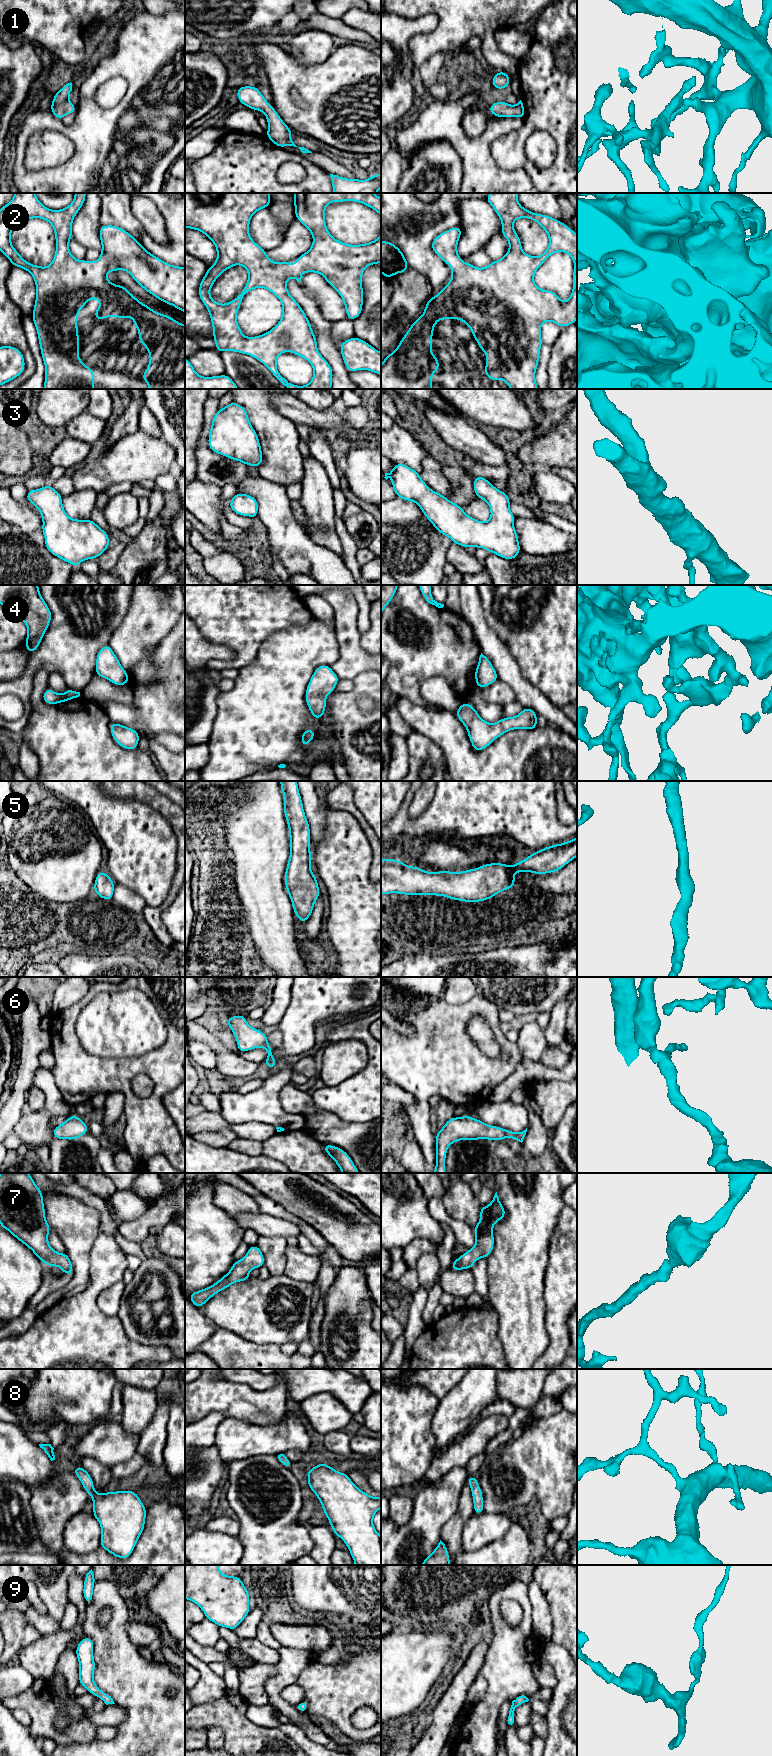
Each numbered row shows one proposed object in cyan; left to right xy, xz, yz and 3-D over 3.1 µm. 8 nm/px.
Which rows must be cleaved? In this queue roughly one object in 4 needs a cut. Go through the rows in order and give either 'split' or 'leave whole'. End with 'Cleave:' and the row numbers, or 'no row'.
1: leave whole
2: leave whole
3: leave whole
4: leave whole
5: leave whole
6: leave whole
7: leave whole
8: leave whole
9: leave whole
Cleave: no row

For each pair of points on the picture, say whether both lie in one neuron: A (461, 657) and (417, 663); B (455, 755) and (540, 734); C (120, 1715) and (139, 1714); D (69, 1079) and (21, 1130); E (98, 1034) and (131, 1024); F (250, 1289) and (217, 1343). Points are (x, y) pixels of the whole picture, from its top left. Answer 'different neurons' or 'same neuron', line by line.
A: same neuron
B: same neuron
C: different neurons
D: different neurons
E: same neuron
F: different neurons

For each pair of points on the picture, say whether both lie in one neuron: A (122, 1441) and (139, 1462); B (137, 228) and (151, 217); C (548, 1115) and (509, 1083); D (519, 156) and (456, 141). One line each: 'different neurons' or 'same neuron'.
A: different neurons
B: different neurons
C: different neurons
D: different neurons

